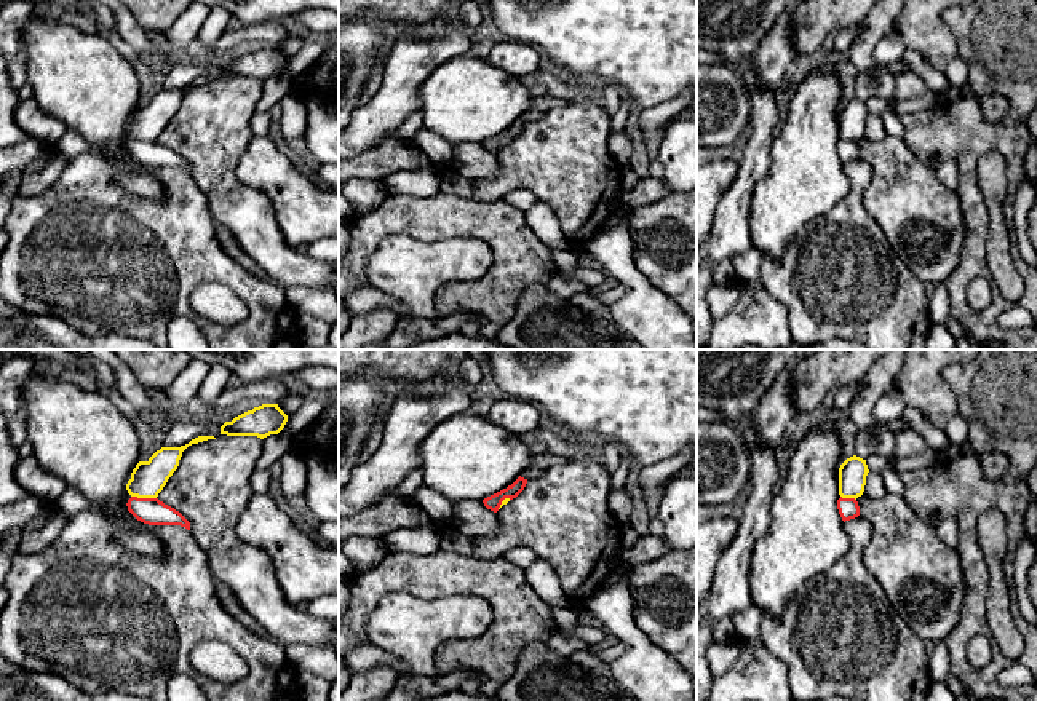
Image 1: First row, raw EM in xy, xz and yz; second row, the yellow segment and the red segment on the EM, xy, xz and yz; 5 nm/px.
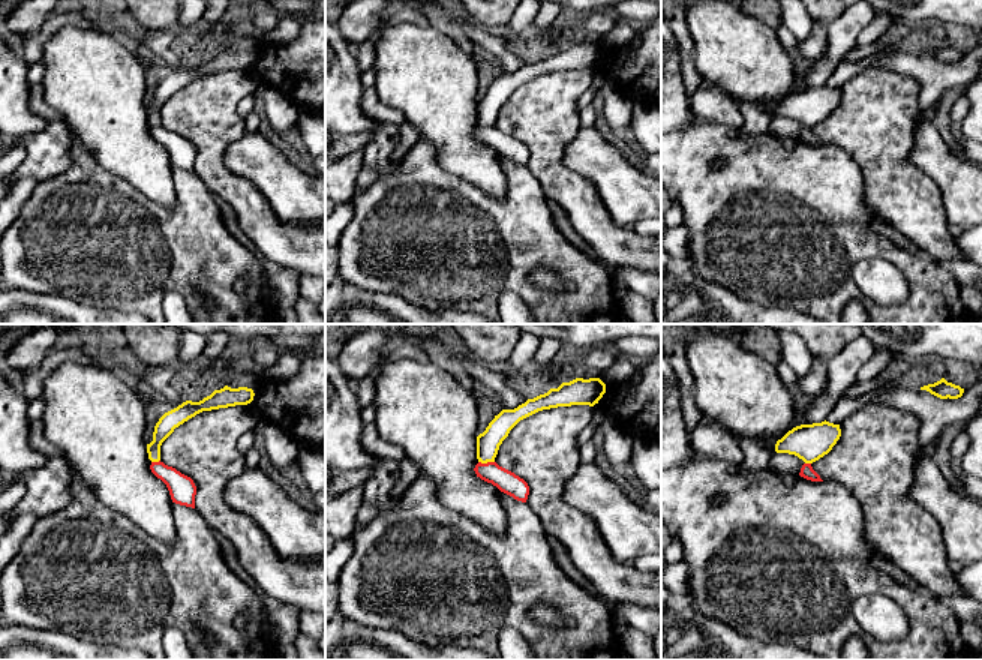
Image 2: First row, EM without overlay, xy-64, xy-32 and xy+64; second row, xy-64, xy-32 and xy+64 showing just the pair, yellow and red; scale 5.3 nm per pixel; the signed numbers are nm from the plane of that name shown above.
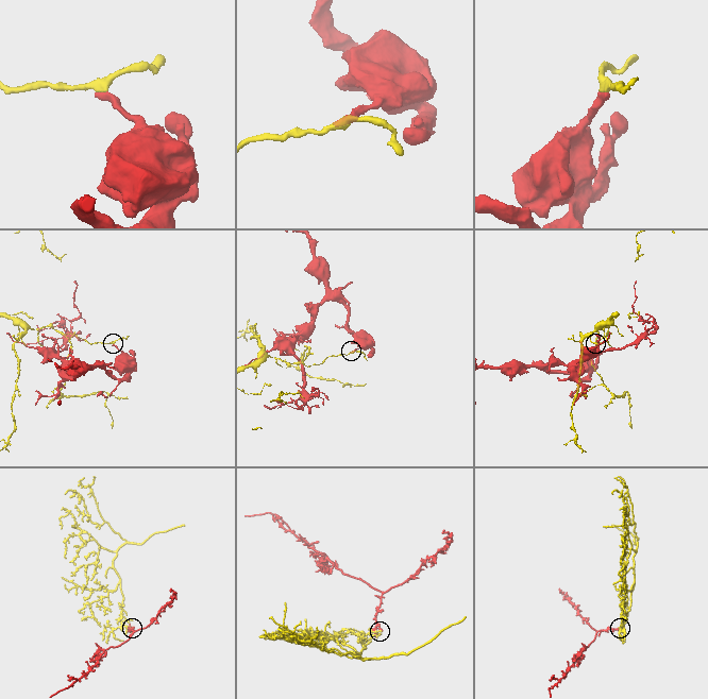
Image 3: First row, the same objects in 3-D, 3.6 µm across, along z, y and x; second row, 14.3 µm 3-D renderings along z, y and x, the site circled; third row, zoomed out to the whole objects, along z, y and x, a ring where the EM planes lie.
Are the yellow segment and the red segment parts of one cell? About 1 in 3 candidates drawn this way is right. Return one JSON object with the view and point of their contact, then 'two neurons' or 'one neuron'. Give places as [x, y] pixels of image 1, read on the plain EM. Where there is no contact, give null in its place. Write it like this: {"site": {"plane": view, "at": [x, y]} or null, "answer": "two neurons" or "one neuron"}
{"site": {"plane": "xy", "at": [144, 139]}, "answer": "two neurons"}

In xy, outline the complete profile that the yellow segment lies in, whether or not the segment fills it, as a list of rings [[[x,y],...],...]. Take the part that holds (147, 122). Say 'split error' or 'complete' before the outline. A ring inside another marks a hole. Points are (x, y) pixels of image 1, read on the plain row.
complete; [[[198,78],[189,86],[181,89],[161,89],[147,104],[139,104],[131,115],[131,121],[126,126],[126,133],[131,139],[137,141],[157,141],[166,128],[168,121],[179,109],[182,94],[192,88],[214,78]]]

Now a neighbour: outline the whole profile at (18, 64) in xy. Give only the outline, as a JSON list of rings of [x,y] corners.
[[[24,50],[8,59],[8,70],[13,88],[18,91],[27,80],[27,57]]]

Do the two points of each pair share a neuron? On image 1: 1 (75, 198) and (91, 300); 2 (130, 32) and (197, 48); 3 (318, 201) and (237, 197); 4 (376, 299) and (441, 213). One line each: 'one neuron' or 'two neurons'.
1: one neuron
2: one neuron
3: two neurons
4: two neurons

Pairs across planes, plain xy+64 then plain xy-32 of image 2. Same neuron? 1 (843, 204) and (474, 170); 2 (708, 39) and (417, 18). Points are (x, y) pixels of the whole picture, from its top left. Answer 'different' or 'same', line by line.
1: different
2: different

